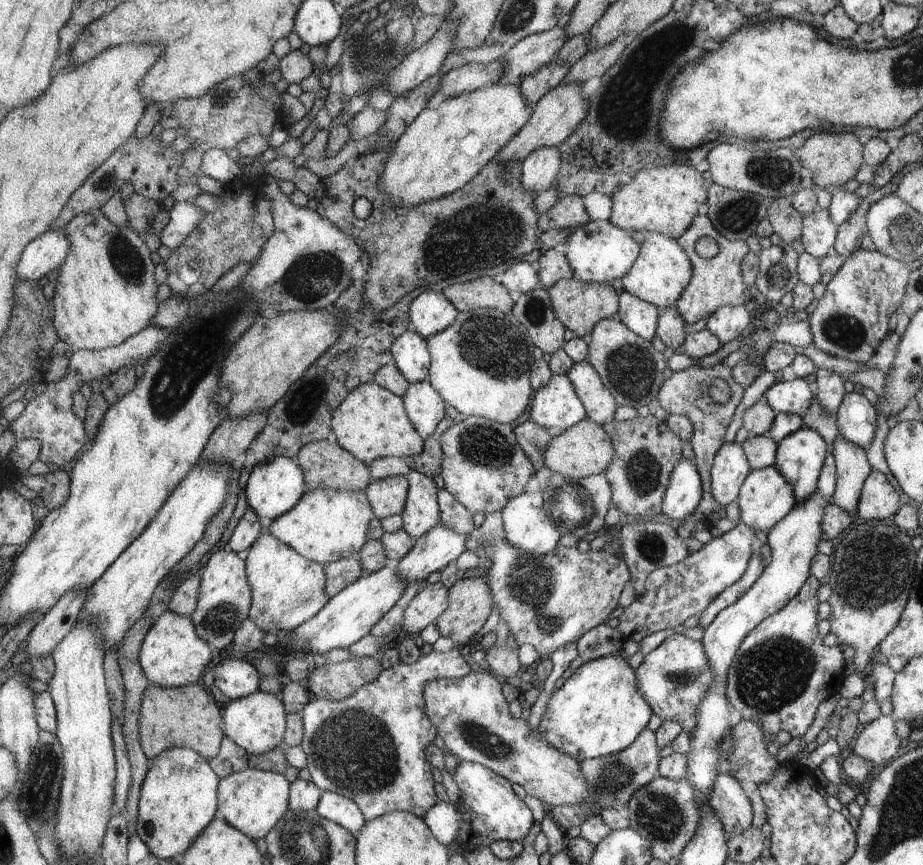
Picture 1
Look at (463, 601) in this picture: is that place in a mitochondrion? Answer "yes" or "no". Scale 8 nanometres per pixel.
no

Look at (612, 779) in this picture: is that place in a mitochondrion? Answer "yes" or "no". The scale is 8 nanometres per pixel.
yes

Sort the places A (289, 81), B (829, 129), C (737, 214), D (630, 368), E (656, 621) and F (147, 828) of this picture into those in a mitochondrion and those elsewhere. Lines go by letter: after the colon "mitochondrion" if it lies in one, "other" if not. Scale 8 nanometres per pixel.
A: other
B: other
C: mitochondrion
D: mitochondrion
E: other
F: other

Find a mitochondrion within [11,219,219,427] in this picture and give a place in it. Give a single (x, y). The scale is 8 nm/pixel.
(129, 266)

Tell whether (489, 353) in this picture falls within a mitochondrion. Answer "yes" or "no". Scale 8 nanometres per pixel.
yes

